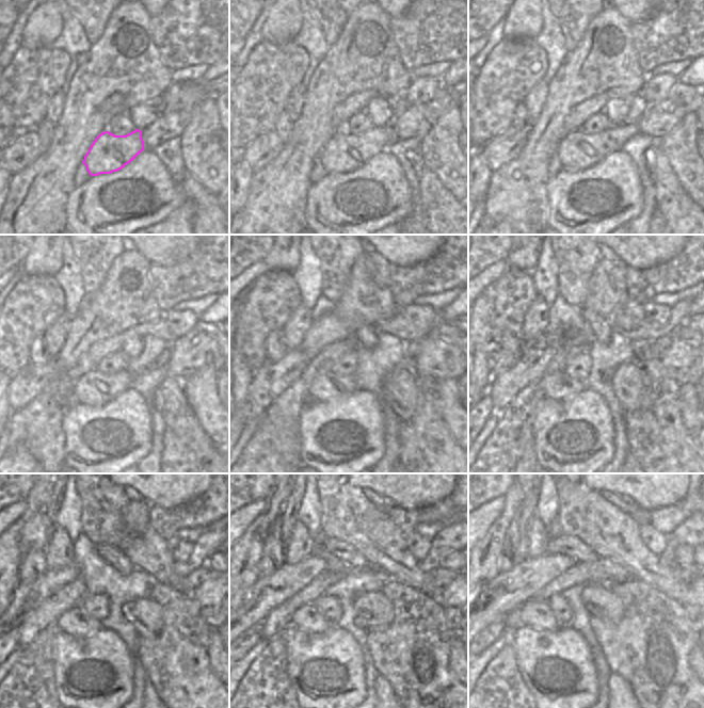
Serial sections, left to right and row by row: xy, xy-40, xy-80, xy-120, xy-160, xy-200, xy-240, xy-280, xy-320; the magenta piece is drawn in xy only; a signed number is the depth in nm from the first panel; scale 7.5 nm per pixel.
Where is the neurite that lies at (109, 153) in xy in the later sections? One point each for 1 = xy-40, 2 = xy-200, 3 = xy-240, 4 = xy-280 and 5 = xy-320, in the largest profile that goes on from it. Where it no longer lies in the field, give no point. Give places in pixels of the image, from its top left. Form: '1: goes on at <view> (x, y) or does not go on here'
1: goes on at xy-40 (345, 153)
2: goes on at xy-200 (557, 385)
3: goes on at xy-240 (76, 622)
4: goes on at xy-280 (308, 618)
5: goes on at xy-320 (534, 613)

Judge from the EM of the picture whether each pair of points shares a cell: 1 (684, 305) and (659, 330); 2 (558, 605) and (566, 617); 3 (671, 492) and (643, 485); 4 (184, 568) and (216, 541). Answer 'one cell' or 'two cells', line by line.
1: one cell
2: one cell
3: one cell
4: one cell

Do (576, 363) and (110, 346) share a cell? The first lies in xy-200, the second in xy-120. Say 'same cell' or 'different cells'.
different cells

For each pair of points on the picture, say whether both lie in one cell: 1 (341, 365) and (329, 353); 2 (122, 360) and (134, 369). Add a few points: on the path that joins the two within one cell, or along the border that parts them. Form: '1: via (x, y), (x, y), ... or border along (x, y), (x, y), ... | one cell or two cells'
1: border along (354, 350), (346, 353), (330, 370) | two cells
2: border along (129, 359), (126, 369) | two cells

